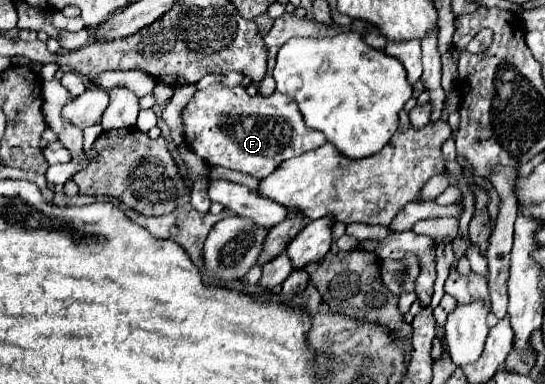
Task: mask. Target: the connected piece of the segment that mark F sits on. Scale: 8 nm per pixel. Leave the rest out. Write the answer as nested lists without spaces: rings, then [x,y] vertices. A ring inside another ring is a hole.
[[[210,85],[194,93],[180,117],[186,145],[202,161],[210,167],[220,165],[248,173],[256,179],[268,177],[282,161],[298,157],[310,149],[318,149],[326,143],[326,135],[310,129],[296,103],[278,91],[270,97],[250,97],[242,85]]]

